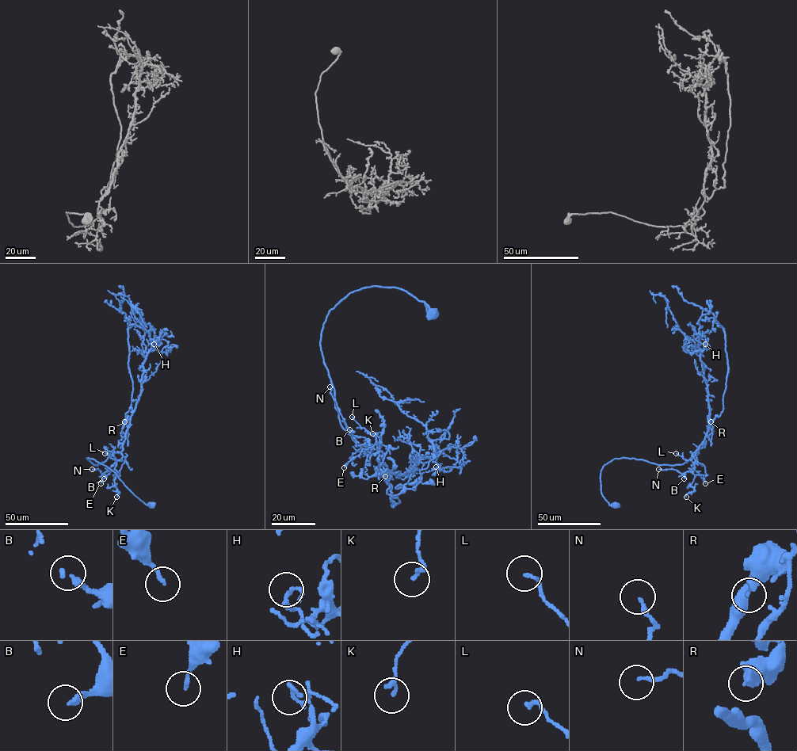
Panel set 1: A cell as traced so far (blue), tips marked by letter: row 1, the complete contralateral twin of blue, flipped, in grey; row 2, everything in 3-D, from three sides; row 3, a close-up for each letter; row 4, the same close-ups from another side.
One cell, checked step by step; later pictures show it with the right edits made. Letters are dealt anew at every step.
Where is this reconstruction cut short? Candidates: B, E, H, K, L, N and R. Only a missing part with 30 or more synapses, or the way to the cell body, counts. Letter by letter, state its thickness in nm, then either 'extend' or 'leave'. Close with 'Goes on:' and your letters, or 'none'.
B: 280 nm | leave
E: 140 nm | leave
H: 130 nm | leave
K: 160 nm | leave
L: 150 nm | leave
N: 160 nm | leave
R: 320 nm | leave
Goes on: none

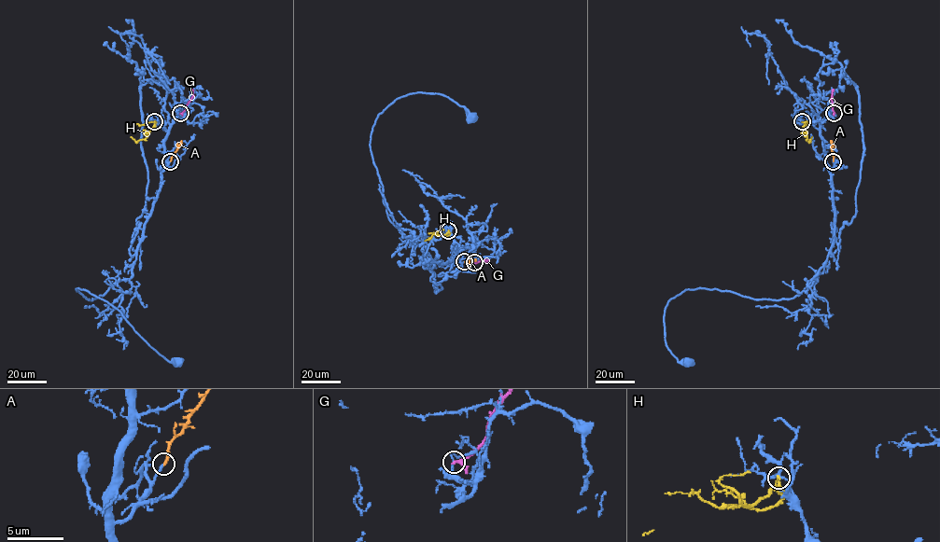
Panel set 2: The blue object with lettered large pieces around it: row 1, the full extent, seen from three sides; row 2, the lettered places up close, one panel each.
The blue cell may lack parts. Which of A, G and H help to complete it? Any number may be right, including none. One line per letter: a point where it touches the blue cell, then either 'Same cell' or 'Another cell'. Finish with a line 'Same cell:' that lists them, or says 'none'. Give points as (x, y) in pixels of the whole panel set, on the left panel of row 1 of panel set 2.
A: Touches blue at (170, 161). Same cell
G: Touches blue at (180, 113). Another cell
H: Touches blue at (154, 121). Another cell
Same cell: A

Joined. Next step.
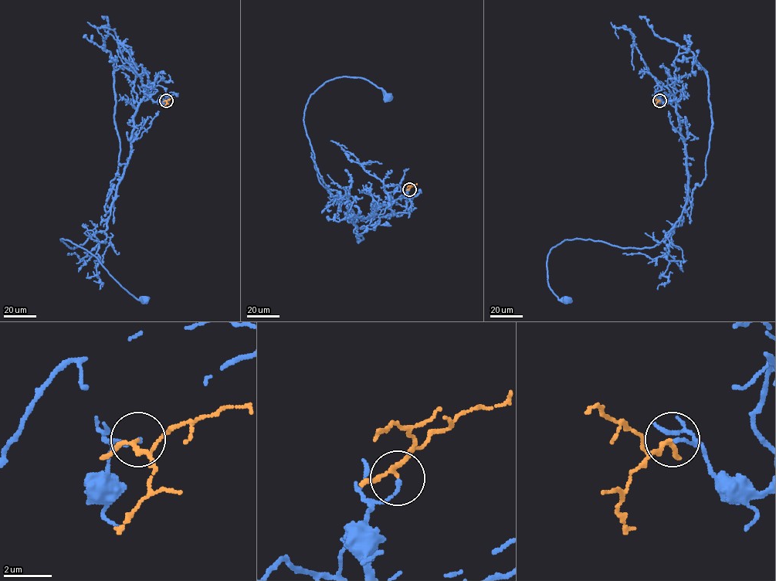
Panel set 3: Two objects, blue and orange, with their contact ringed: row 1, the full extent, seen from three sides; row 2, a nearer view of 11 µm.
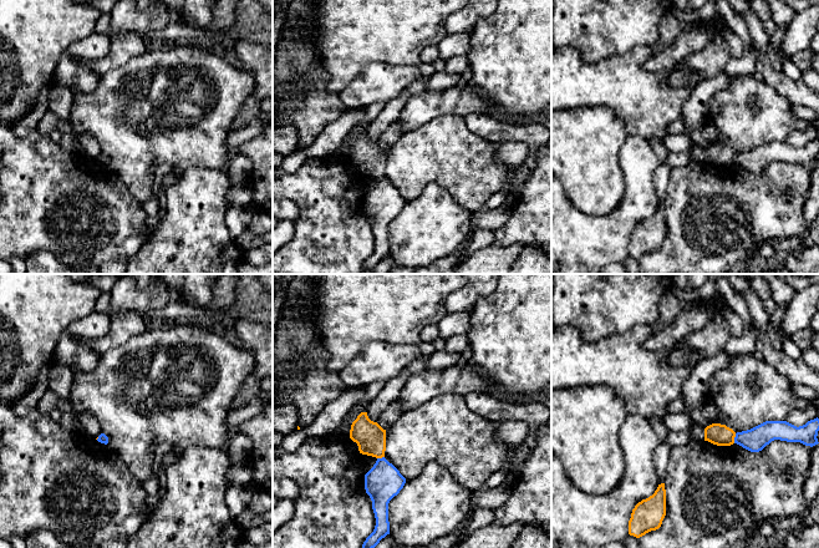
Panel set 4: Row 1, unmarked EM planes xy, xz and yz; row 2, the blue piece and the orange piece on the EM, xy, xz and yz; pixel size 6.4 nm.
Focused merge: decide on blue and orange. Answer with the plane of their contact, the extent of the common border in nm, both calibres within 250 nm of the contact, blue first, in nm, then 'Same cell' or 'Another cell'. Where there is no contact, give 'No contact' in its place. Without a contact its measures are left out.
Touches blue in yz. Shared border 70 nm. Thickness 160 nm (blue) against 140 nm. Another cell

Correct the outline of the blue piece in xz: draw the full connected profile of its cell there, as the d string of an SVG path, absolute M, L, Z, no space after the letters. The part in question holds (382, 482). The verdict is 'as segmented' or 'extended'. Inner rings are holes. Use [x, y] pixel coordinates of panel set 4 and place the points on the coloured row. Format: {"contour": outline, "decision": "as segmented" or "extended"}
{"contour": "M385 457L377 458L373 467L365 475L365 489L372 501L376 526L362 548L375 548L390 534L388 503L400 493L405 483L406 478Z", "decision": "as segmented"}

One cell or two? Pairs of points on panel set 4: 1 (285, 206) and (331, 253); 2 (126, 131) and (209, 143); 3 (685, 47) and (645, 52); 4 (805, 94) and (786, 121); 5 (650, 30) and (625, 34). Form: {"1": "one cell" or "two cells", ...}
{"1": "two cells", "2": "one cell", "3": "two cells", "4": "two cells", "5": "one cell"}

